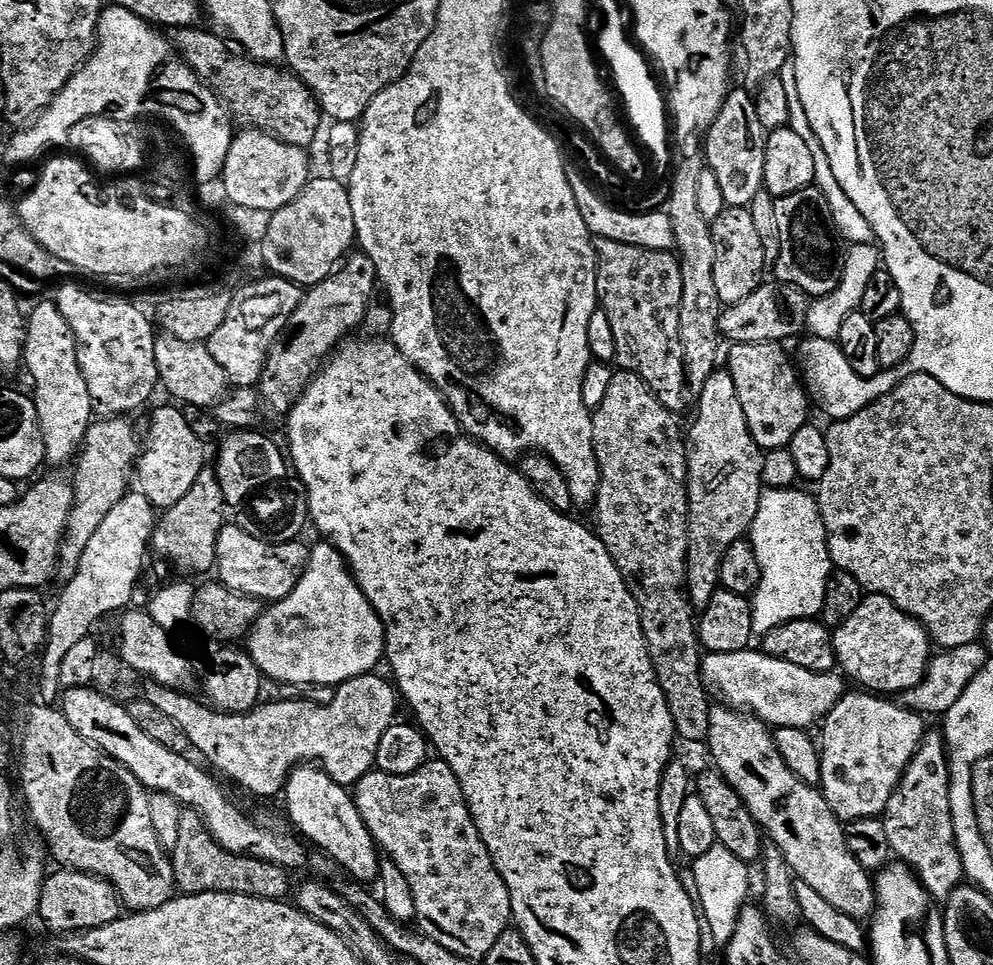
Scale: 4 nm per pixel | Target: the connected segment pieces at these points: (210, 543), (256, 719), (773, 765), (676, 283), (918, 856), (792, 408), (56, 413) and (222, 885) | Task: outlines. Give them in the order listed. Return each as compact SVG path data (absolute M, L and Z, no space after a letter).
M206 466L198 474L198 482L174 506L163 509L155 521L150 548L168 564L180 572L212 572L216 566L218 534L224 529L226 505L220 483L216 480L216 469Z
M380 674L348 680L336 688L334 700L329 705L316 704L307 698L272 700L269 704L257 704L249 712L218 712L207 703L199 704L192 694L181 694L175 688L164 688L153 683L147 685L146 699L158 706L158 710L162 710L162 714L166 714L166 718L170 718L174 726L182 730L182 734L186 734L191 751L201 752L225 781L233 780L238 787L245 788L252 796L279 797L293 768L319 766L334 782L345 786L355 786L366 773L376 768L378 742L382 742L382 734L386 734L386 730L397 719L398 692L385 680Z
M716 706L710 714L706 747L712 751L711 763L716 771L726 778L726 782L730 782L730 786L734 786L734 790L738 790L742 802L746 802L750 814L760 823L767 839L776 844L778 850L782 850L786 862L792 868L792 875L797 880L806 882L806 886L810 886L818 894L822 894L822 898L826 898L826 902L830 902L834 910L842 910L842 914L850 914L850 918L855 920L867 921L876 911L873 877L856 861L854 854L850 854L844 824L830 810L823 791L802 782L802 778L798 778L794 770L786 766L782 754L778 754L773 729L747 711Z
M597 239L595 246L596 298L614 329L615 367L622 372L638 374L638 378L642 378L642 382L656 395L658 402L662 402L662 406L666 406L673 414L680 414L688 404L689 393L684 383L682 338L678 334L678 314L682 306L682 270L679 259L672 252L626 246L626 242Z
M925 731L924 740L904 771L882 819L893 857L915 872L933 901L945 901L954 889L961 887L965 879L964 863L956 845L954 818L950 810L948 747L939 731Z
M732 344L729 349L729 352L728 349L726 352L726 371L734 378L734 386L738 389L738 402L742 402L742 410L746 413L746 422L750 426L754 442L758 442L758 446L765 450L787 448L794 434L798 434L798 430L802 430L802 426L810 420L810 397L793 357L791 360L780 344Z
M51 299L36 304L26 316L24 363L32 375L36 413L44 439L44 458L50 465L64 464L79 453L86 430L94 423L94 409L86 378L78 366L76 339L70 326Z
M191 810L181 811L178 822L178 846L174 846L174 850L170 853L170 859L176 887L185 896L197 896L207 892L229 892L230 894L242 894L243 896L281 902L287 901L290 896L290 888L288 892L289 869L279 868L265 860L252 860L248 856L222 850L222 846L218 846L218 842L214 842L214 838L208 833L204 823L200 821L198 813Z

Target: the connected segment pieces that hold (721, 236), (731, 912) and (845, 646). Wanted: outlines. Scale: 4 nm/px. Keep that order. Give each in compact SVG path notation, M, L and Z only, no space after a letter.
M725 207L722 215L711 221L714 238L714 286L718 289L718 298L724 306L742 302L742 298L754 294L754 290L759 288L765 279L766 240L765 237L760 237L760 228L752 214L747 208Z
M717 843L706 854L695 857L693 864L694 894L707 931L709 928L716 943L726 946L732 940L737 919L748 902L746 898L750 888L751 869L730 850Z
M875 594L865 595L862 606L858 606L850 622L835 629L832 641L836 663L841 669L844 667L843 675L849 681L857 680L861 689L872 694L903 694L918 686L934 652L928 631L914 617L898 610L890 598Z

